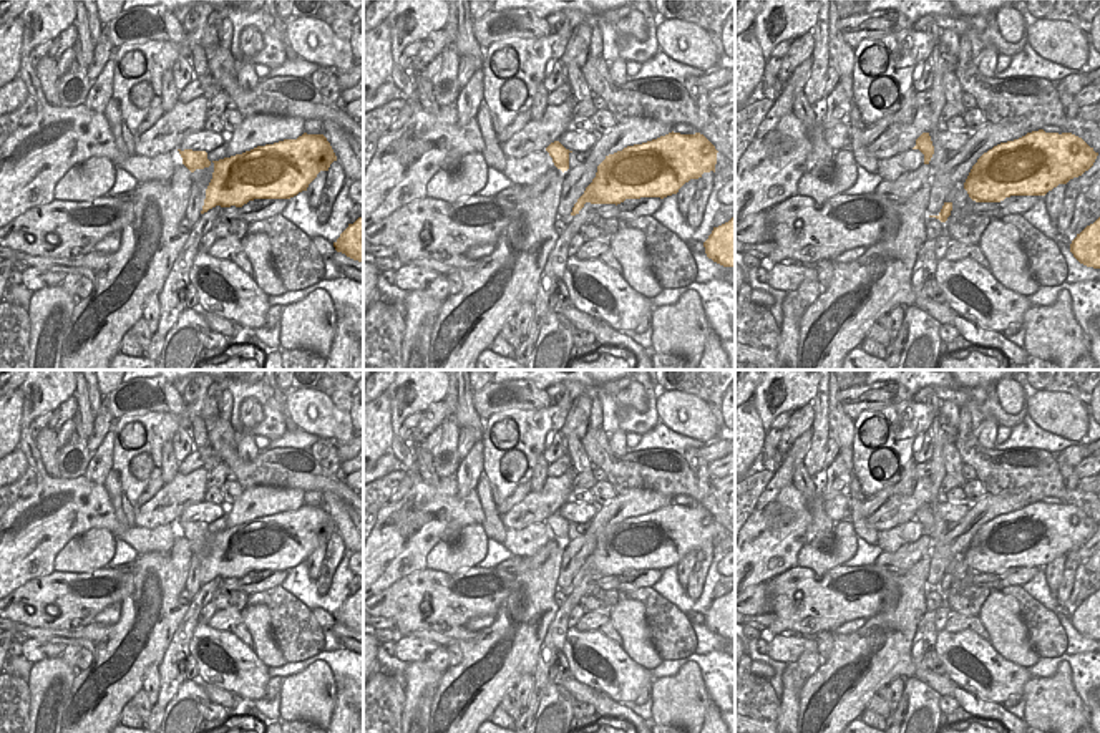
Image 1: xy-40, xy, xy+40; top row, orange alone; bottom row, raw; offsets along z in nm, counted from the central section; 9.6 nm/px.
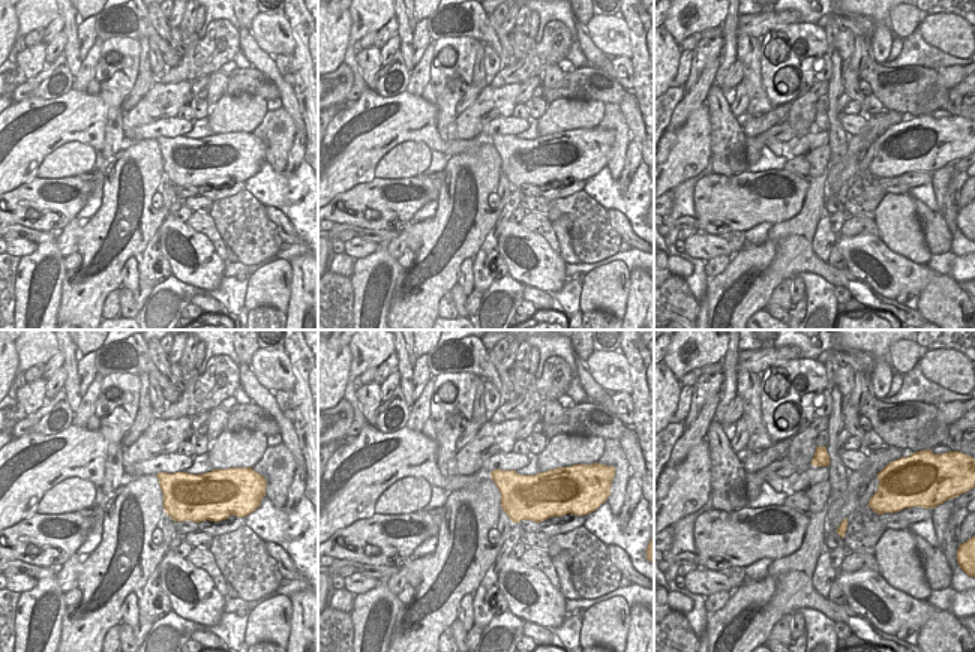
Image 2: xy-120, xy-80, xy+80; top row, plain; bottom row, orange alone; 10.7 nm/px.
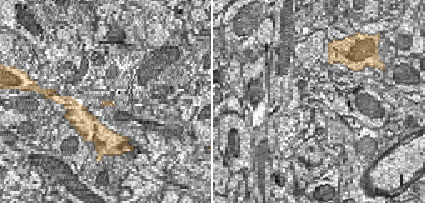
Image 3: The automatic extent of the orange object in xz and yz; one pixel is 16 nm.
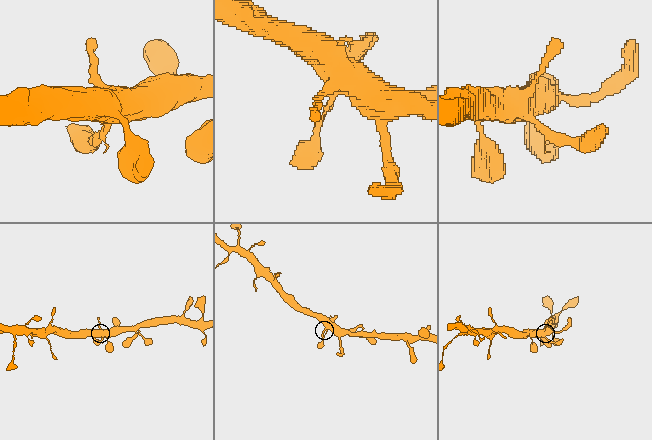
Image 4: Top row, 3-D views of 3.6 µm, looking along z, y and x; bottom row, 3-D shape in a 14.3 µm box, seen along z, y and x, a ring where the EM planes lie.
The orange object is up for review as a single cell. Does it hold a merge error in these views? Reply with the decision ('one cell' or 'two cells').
one cell

